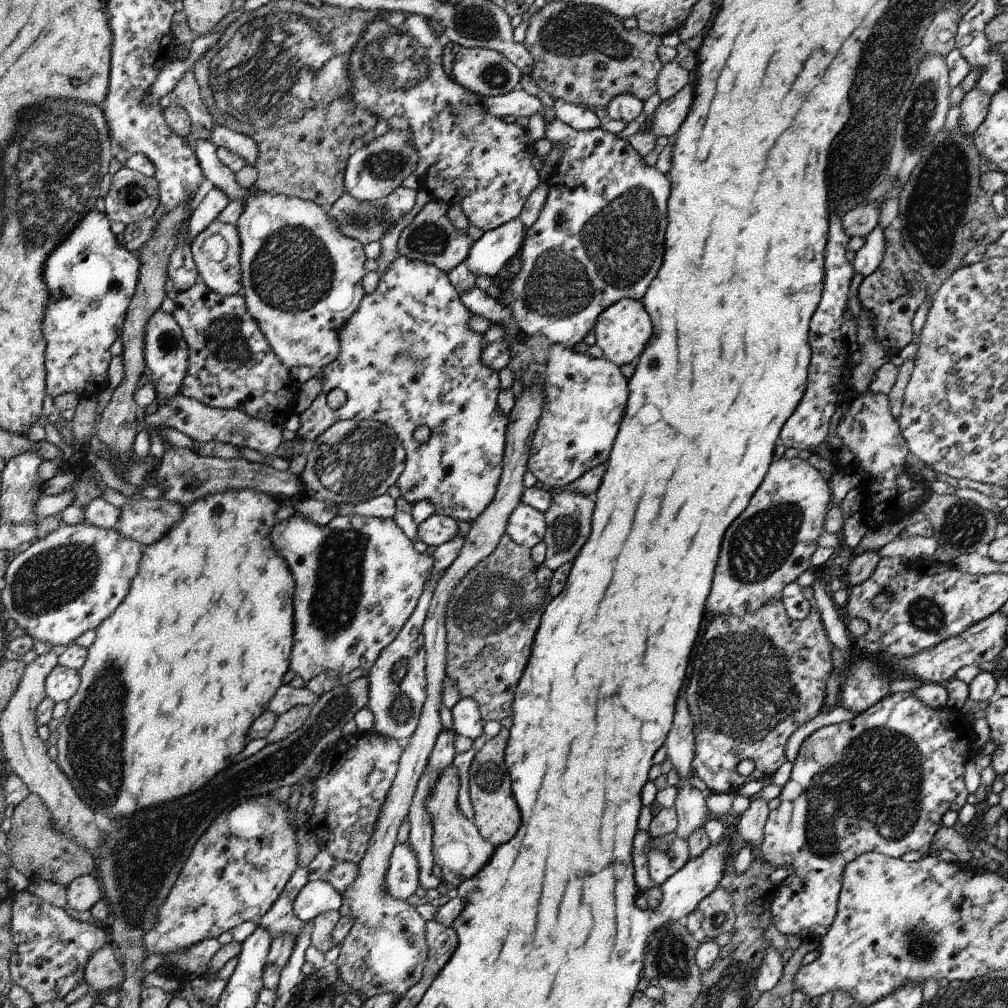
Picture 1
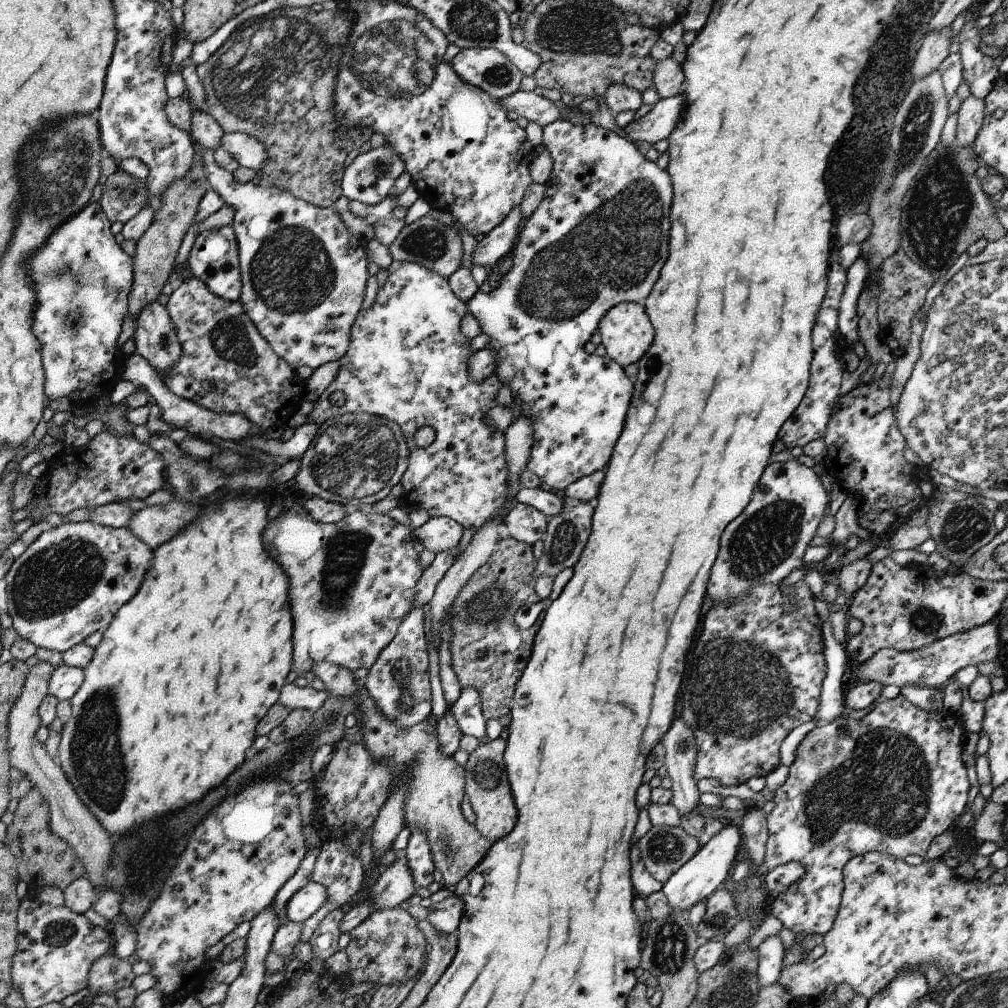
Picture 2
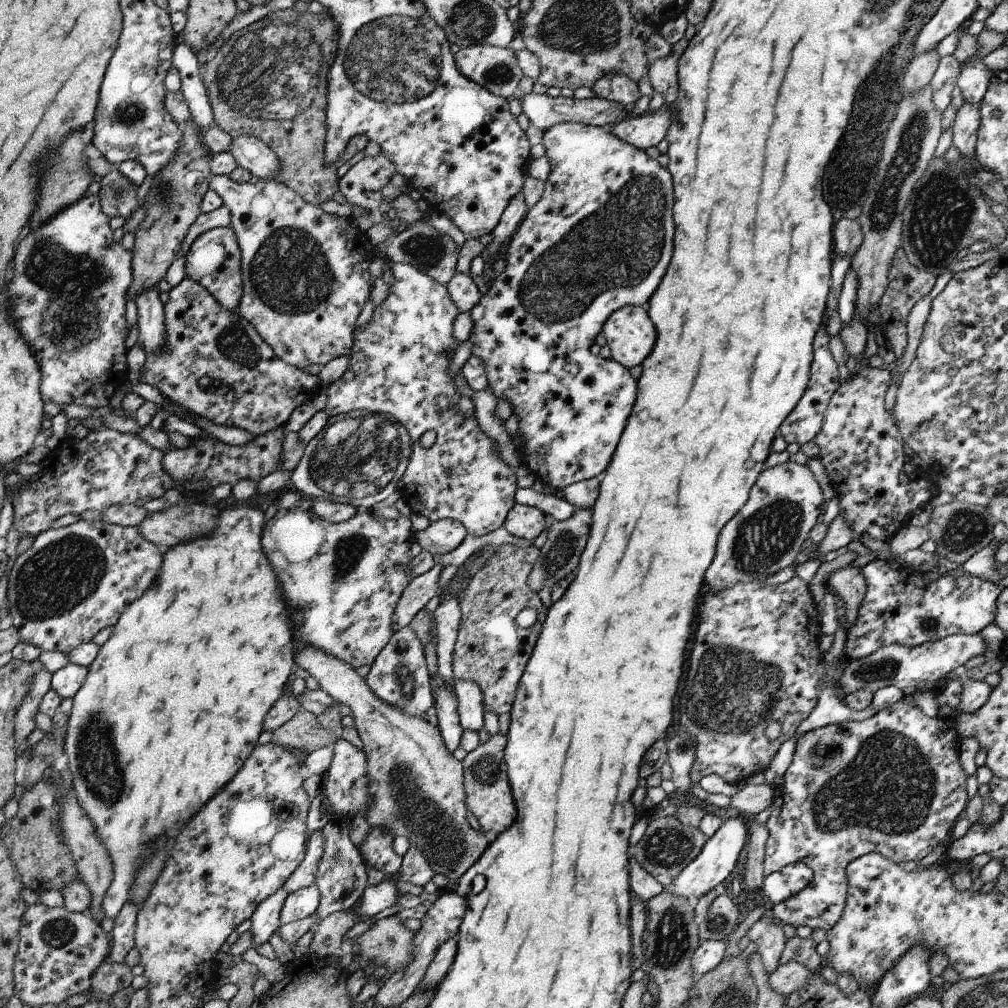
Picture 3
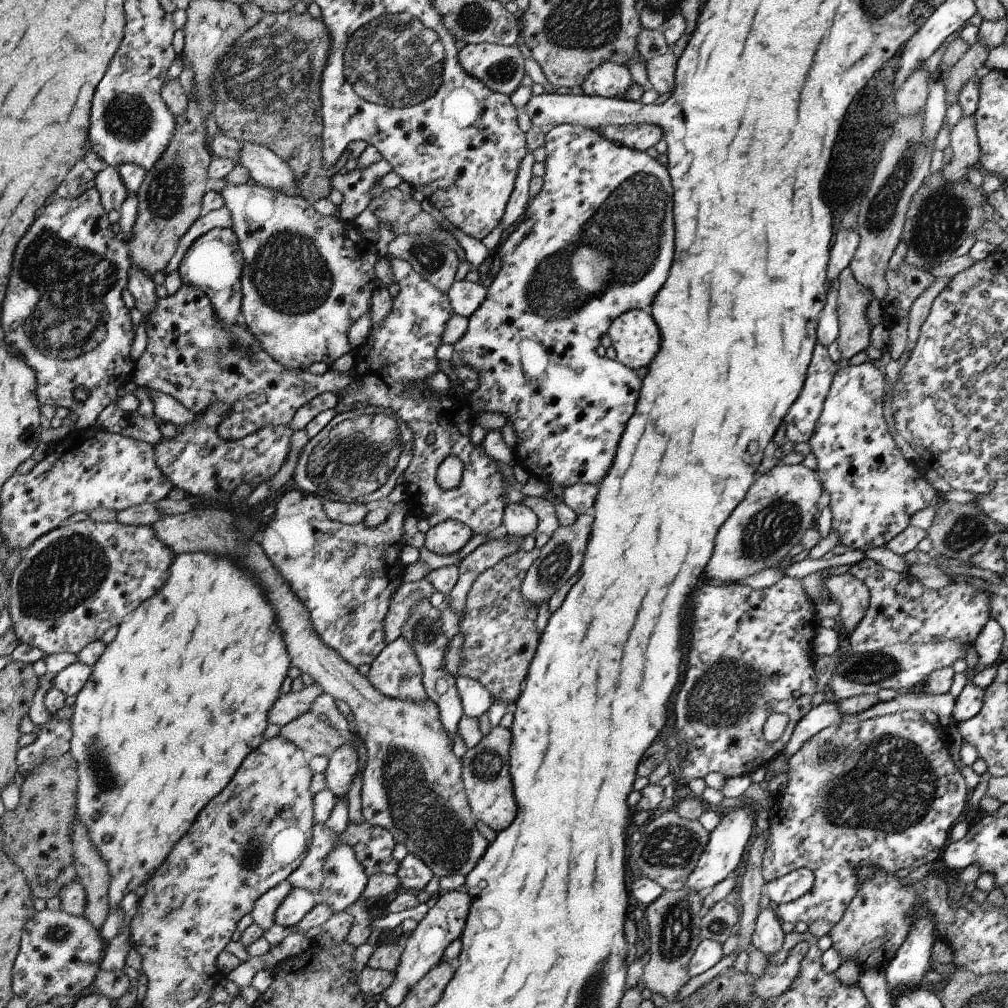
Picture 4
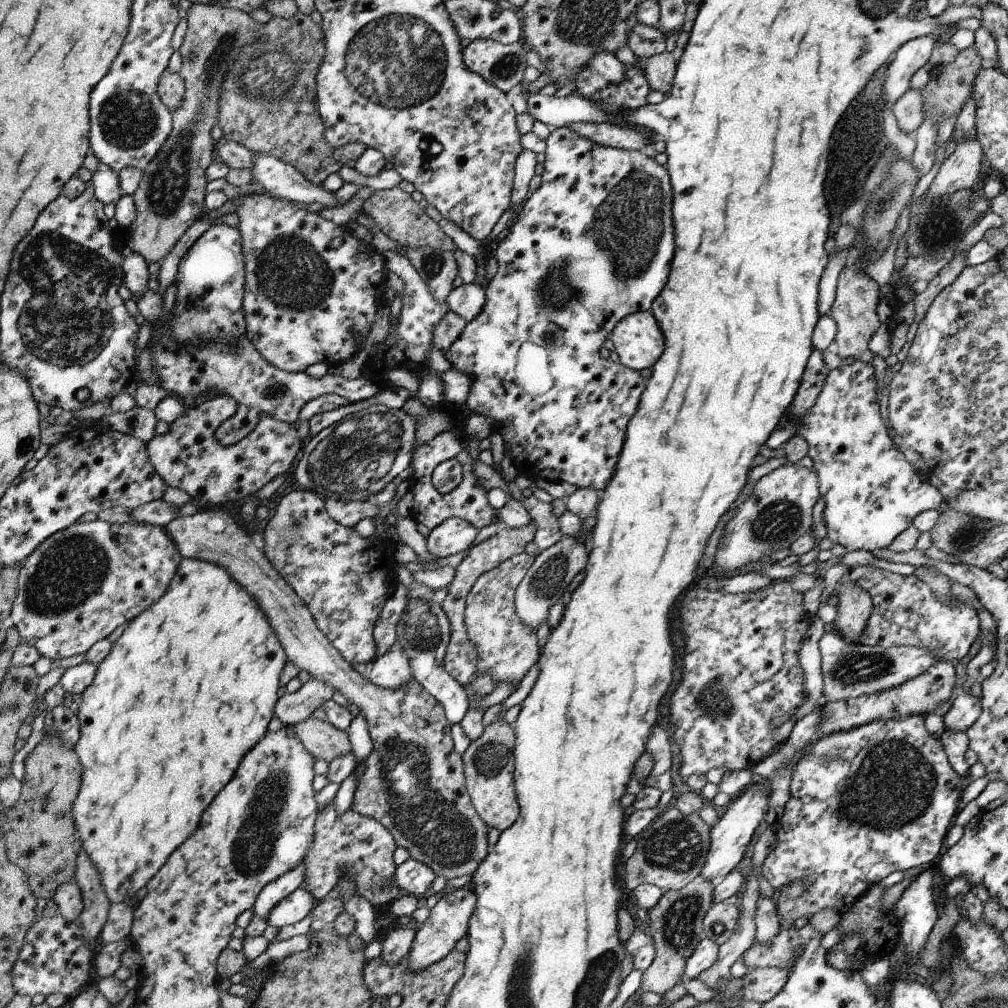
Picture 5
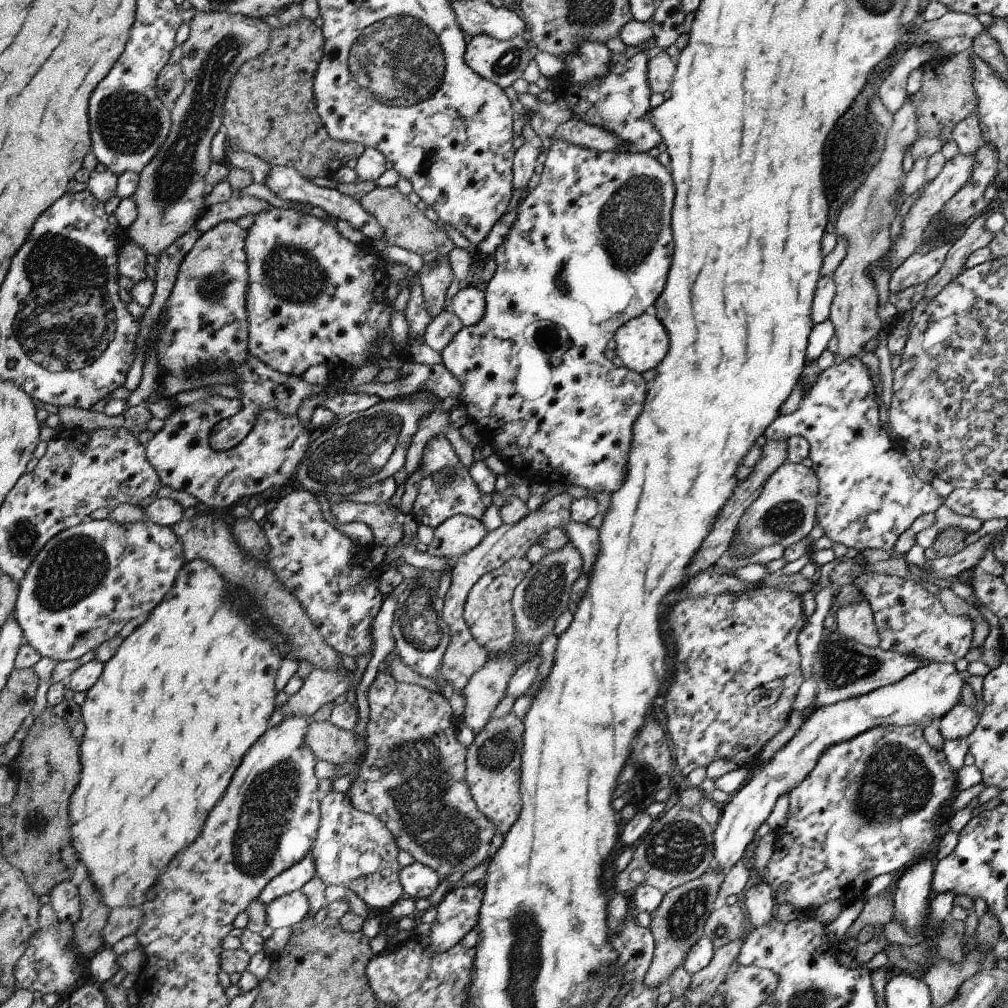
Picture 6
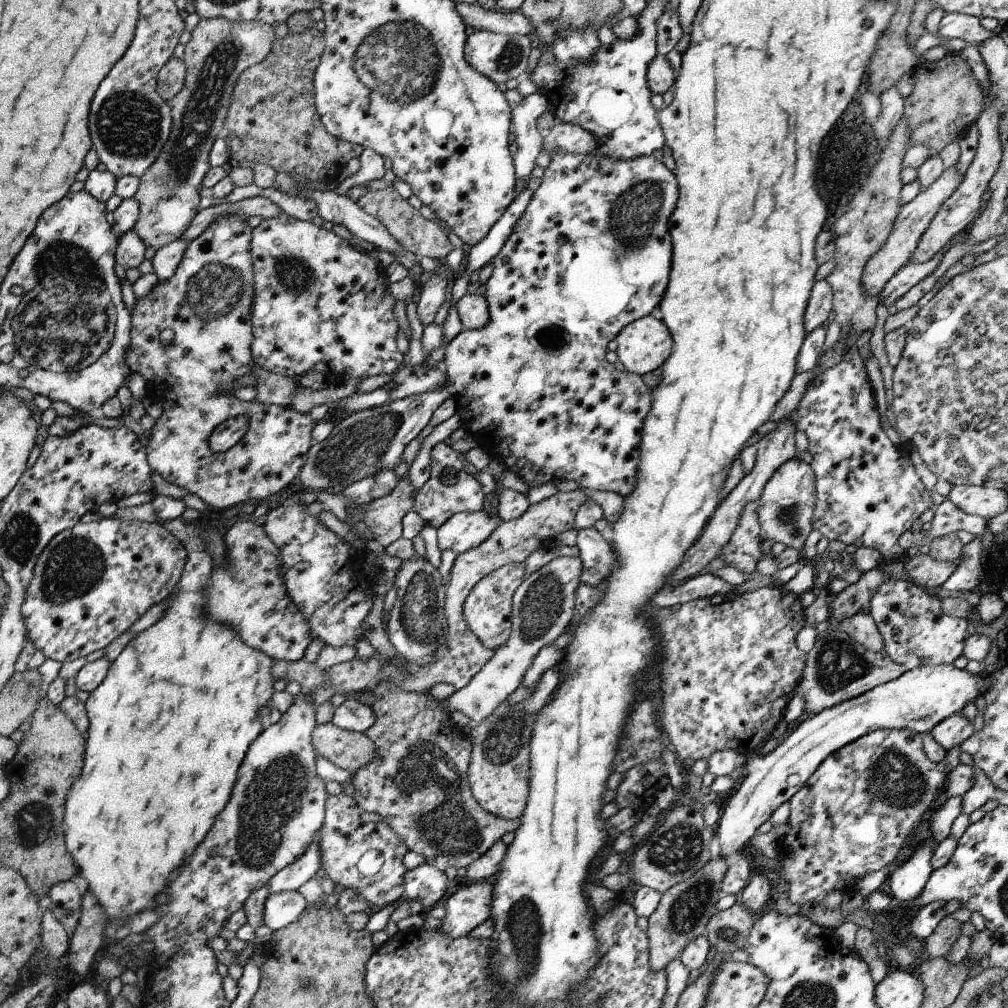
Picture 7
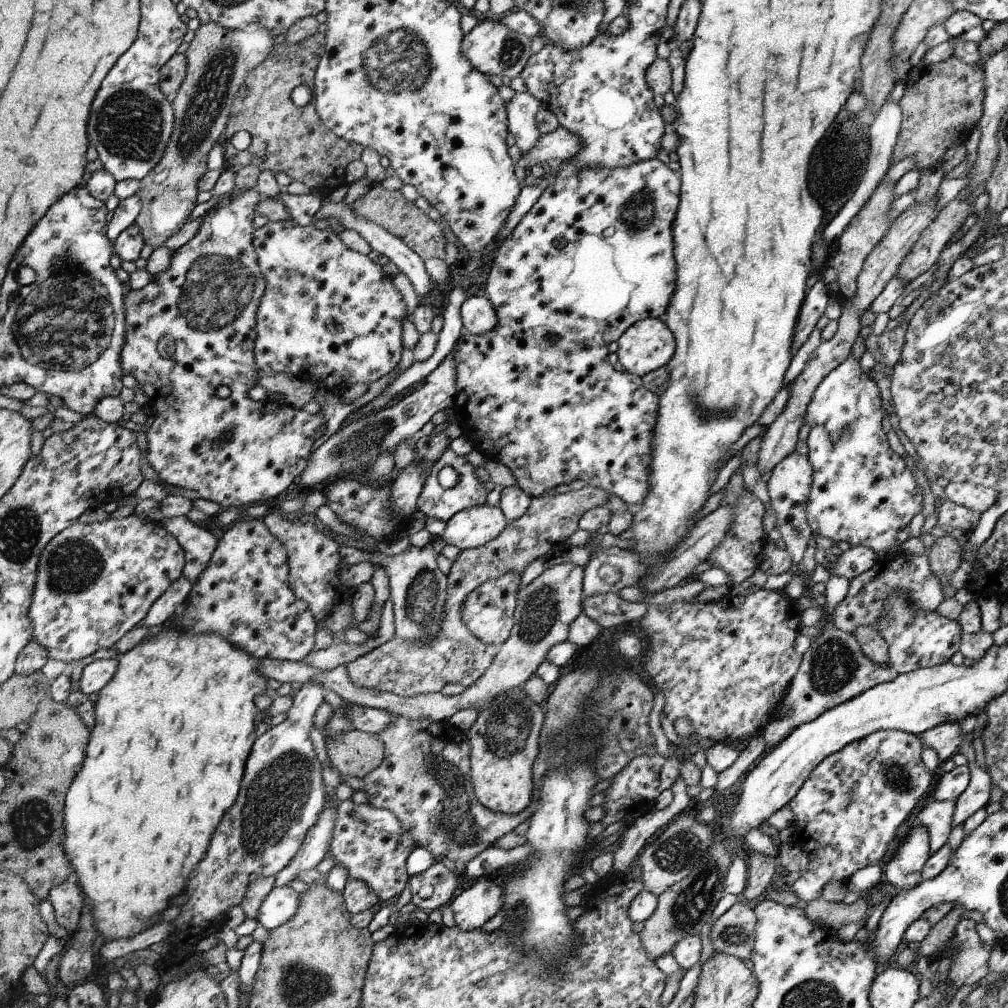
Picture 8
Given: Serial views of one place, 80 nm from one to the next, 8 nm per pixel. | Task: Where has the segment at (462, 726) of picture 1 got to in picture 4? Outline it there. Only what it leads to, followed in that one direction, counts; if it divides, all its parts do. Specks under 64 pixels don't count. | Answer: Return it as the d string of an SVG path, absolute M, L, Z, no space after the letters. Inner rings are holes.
M458 677L456 688L462 700L462 716L478 720L495 703L492 694L472 678Z

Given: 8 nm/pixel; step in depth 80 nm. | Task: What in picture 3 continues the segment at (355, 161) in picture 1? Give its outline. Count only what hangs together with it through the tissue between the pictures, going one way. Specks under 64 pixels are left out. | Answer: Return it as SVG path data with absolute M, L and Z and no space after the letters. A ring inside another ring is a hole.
M384 154L368 156L358 161L338 182L346 201L364 210L379 213L384 200L382 188L397 173L394 162Z

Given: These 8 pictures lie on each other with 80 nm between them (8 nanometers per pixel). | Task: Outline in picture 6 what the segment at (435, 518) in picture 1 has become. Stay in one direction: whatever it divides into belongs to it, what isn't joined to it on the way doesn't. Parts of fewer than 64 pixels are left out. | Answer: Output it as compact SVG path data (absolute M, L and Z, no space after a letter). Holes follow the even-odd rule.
M456 515L434 529L434 537L424 549L432 556L456 559L473 551L489 535L481 520Z

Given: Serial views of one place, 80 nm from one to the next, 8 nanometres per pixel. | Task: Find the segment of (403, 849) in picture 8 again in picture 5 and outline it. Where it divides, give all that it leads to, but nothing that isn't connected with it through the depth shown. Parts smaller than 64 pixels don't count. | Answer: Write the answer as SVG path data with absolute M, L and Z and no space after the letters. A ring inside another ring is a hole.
M330 802L318 814L312 845L303 861L306 874L302 884L306 884L306 890L314 899L322 900L327 896L342 876L354 882L357 895L366 898L374 908L389 906L403 894L395 881L390 882L398 866L393 860L398 847L392 834L378 820L361 816L353 809L338 814Z

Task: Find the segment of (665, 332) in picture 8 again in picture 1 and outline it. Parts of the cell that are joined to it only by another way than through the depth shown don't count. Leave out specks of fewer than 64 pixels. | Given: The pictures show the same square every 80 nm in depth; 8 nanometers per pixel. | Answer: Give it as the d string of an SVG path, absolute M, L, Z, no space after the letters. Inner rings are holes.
M622 299L602 312L595 325L594 334L595 344L603 350L604 357L617 365L630 364L646 348L652 336L652 322L640 302L634 299Z

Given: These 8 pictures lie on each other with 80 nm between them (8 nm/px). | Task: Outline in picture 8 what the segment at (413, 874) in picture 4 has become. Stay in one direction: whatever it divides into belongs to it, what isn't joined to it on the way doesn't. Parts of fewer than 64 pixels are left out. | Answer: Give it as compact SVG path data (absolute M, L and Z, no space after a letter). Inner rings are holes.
M436 861L424 872L409 878L411 901L418 909L433 911L444 908L452 900L460 881L461 872L453 872L442 862Z

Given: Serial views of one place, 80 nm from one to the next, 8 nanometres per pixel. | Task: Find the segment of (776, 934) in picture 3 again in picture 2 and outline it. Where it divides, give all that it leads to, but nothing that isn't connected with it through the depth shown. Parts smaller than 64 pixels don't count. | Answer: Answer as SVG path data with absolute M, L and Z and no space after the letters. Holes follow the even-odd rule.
M770 936L757 949L759 966L757 970L758 986L775 985L782 974L787 961L784 959L785 949L779 936Z

